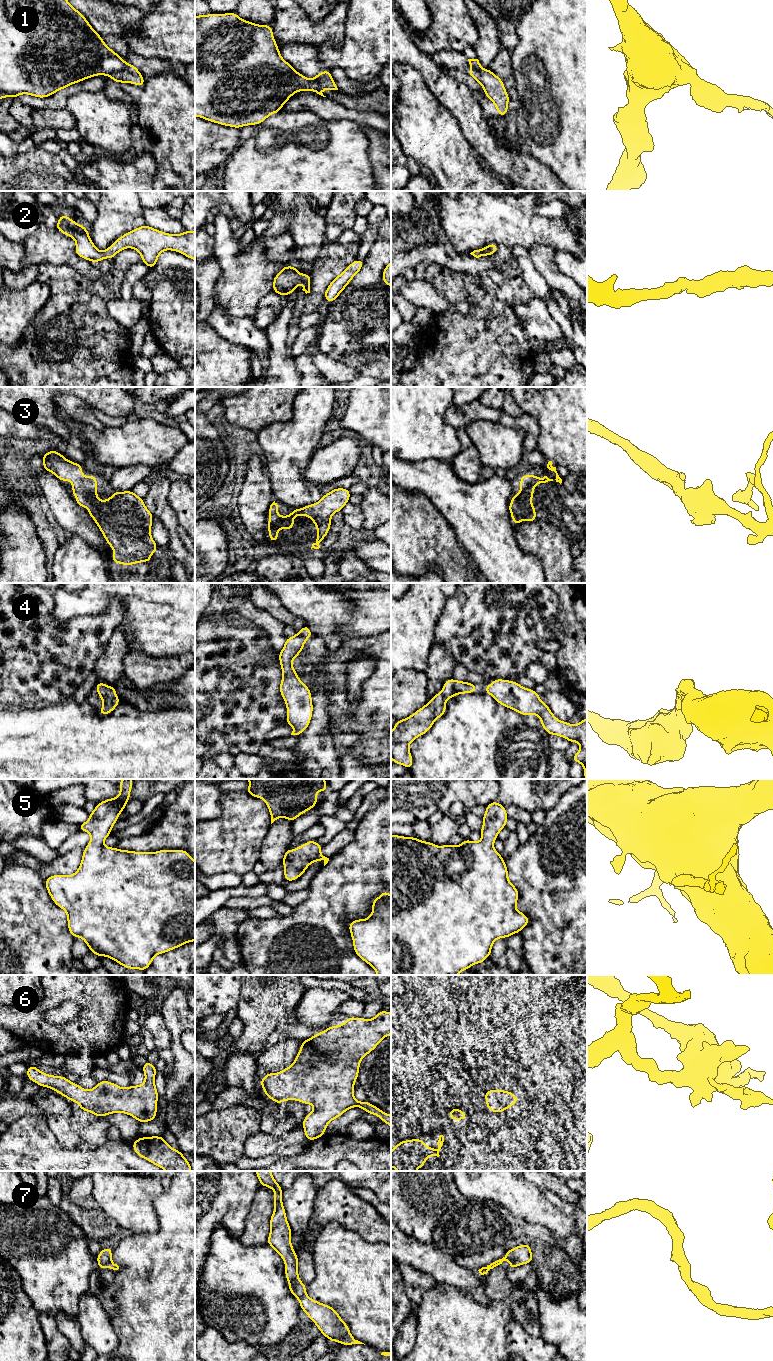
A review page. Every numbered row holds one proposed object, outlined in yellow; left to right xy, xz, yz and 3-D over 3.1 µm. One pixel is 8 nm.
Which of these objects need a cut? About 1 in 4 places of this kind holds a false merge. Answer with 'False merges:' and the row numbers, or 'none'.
False merges: 1

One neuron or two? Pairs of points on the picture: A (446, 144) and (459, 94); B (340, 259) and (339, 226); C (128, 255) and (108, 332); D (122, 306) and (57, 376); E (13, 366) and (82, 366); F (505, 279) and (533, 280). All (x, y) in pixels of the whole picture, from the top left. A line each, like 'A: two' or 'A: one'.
A: two
B: two
C: one
D: two
E: one
F: two

